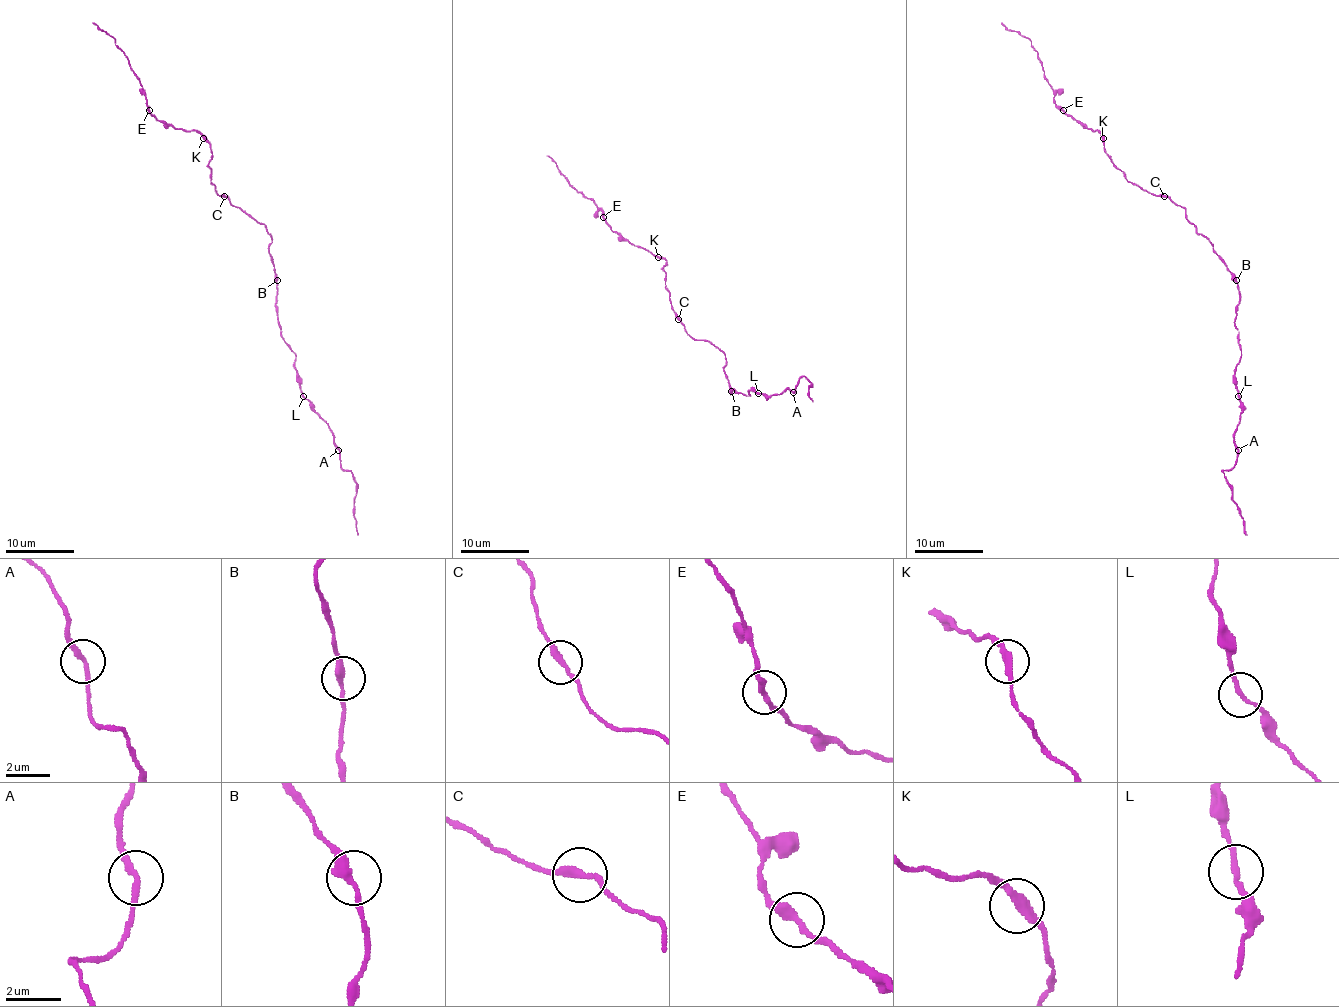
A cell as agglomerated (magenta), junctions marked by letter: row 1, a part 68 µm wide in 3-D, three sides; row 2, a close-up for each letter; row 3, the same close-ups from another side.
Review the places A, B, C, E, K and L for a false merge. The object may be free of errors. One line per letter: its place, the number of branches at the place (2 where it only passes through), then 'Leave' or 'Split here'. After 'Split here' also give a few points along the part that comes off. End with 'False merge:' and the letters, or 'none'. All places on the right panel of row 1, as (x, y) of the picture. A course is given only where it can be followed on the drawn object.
A: Place: (1238, 450). Branches: 2. Leave
B: Place: (1236, 280). Branches: 2. Leave
C: Place: (1164, 196). Branches: 2. Leave
E: Place: (1063, 110). Branches: 2. Leave
K: Place: (1103, 138). Branches: 2. Leave
L: Place: (1238, 396). Branches: 2. Leave
False merge: none

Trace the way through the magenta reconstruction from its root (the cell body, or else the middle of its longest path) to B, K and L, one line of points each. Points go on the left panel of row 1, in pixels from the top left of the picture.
B: (267, 229), (272, 237), (268, 253), (277, 280)
K: (267, 229), (215, 191), (208, 165), (212, 150), (203, 138)
L: (267, 229), (272, 237), (268, 253), (277, 284), (275, 308), (280, 337), (296, 356), (294, 368), (303, 397)

